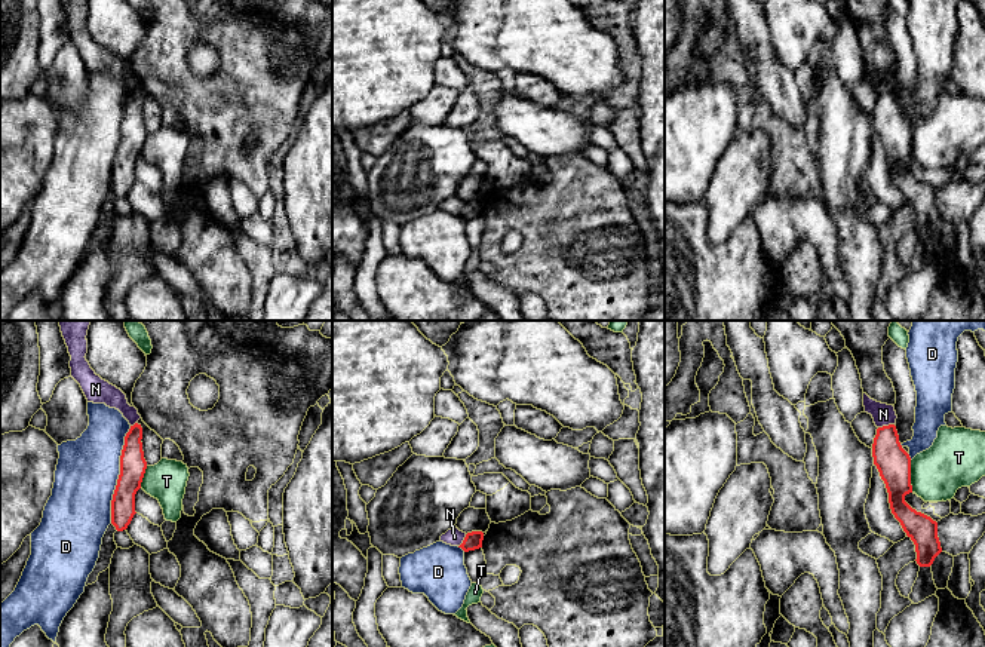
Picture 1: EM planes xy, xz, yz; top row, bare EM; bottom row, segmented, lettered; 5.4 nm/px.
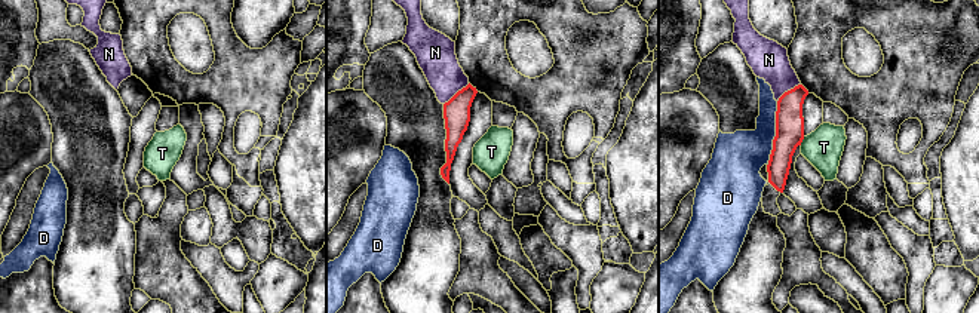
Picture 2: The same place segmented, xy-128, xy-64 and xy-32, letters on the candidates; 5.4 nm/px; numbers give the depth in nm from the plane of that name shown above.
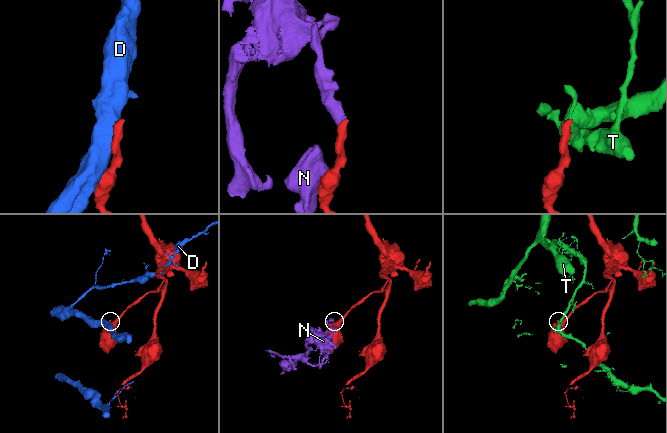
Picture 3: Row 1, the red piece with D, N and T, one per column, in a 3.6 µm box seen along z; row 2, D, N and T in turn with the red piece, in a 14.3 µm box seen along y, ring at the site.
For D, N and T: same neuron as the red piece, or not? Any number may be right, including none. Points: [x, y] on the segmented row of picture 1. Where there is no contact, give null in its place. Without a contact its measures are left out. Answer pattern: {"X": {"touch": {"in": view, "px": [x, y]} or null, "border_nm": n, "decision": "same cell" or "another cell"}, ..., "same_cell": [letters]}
{"D": {"touch": {"in": "xy", "px": [119, 475]}, "border_nm": 550, "decision": "another cell"}, "N": {"touch": {"in": "yz", "px": [886, 426]}, "border_nm": 90, "decision": "another cell"}, "T": {"touch": {"in": "yz", "px": [910, 477]}, "border_nm": 180, "decision": "another cell"}, "same_cell": []}

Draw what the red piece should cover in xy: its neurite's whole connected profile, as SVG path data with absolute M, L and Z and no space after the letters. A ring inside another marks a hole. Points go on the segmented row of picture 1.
M135 423L125 436L120 456L120 475L111 500L111 524L123 531L131 524L135 512L135 494L147 469L142 451L142 427Z

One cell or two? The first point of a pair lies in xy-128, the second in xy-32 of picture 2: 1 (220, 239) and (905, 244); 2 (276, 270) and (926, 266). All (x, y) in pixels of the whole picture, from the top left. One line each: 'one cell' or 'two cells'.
1: one cell
2: two cells

